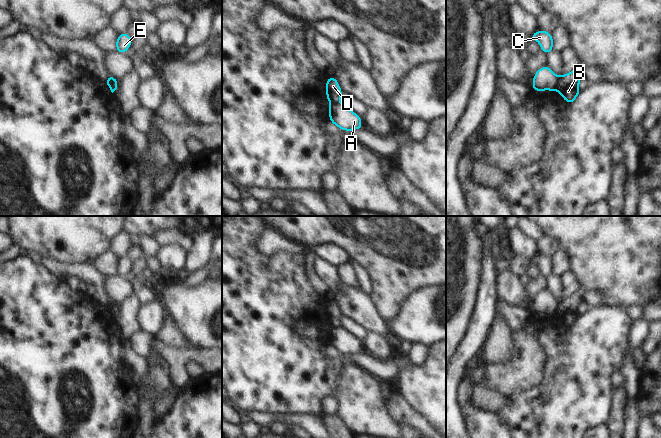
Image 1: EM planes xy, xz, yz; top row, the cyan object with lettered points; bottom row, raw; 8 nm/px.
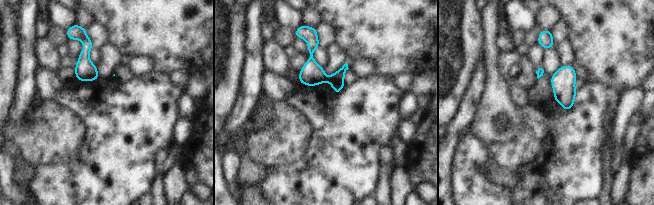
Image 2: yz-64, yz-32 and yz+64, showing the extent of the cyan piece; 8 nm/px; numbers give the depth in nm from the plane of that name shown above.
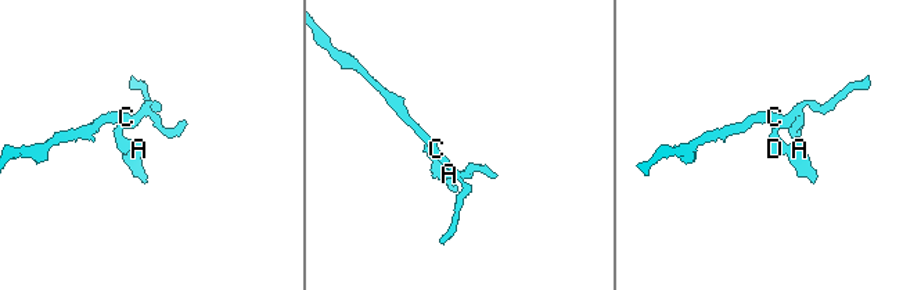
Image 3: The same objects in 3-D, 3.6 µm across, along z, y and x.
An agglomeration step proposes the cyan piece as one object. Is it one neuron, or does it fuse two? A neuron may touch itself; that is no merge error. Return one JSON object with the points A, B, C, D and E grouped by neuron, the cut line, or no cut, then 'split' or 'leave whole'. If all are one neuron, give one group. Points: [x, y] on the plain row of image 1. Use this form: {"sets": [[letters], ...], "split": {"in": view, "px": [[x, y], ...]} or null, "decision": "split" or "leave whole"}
{"sets": [["A", "B"], ["C", "D", "E"]], "split": {"in": "yz", "px": [[559, 301], [555, 313]]}, "decision": "split"}

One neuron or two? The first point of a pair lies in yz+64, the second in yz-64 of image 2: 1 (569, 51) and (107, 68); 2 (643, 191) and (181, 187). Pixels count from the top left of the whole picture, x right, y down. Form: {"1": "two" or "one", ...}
{"1": "one", "2": "two"}

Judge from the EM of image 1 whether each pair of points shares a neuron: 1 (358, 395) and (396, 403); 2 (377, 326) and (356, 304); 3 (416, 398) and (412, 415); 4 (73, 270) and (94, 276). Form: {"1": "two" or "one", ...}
{"1": "two", "2": "one", "3": "two", "4": "one"}

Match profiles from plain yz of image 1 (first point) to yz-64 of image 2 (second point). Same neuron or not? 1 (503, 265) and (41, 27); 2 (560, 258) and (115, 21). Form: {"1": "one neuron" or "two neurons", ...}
{"1": "one neuron", "2": "two neurons"}

